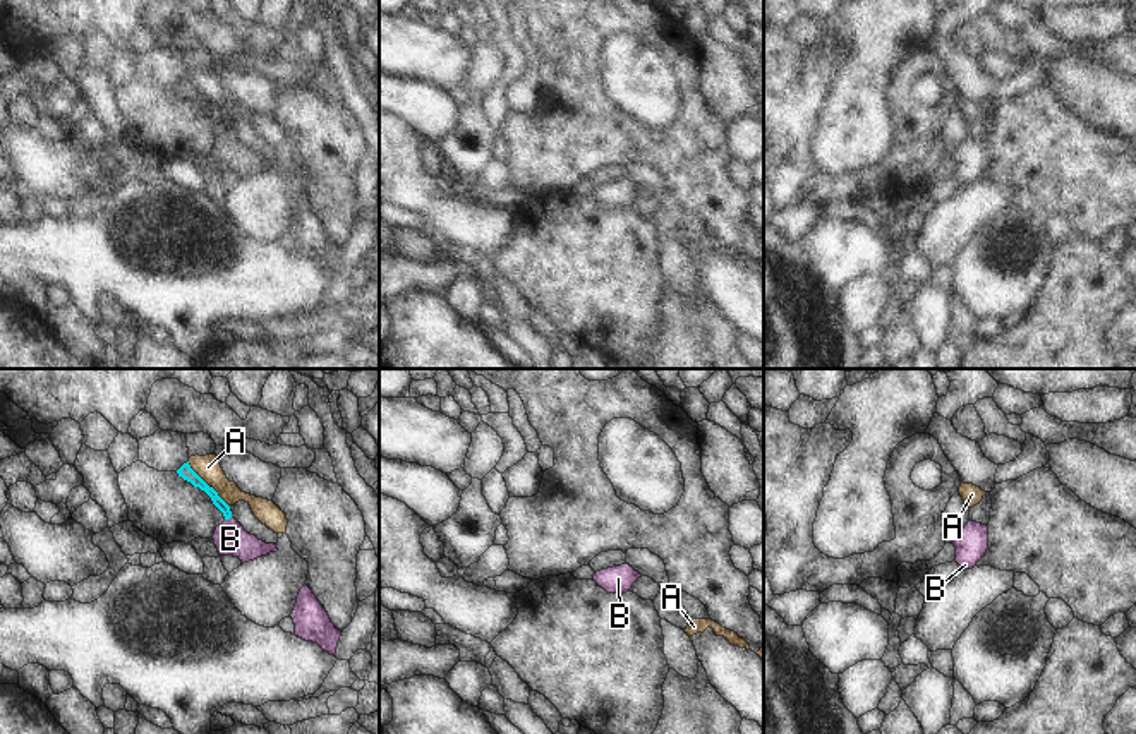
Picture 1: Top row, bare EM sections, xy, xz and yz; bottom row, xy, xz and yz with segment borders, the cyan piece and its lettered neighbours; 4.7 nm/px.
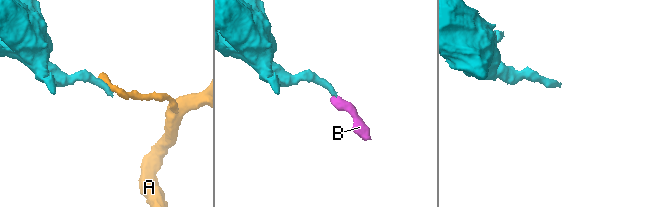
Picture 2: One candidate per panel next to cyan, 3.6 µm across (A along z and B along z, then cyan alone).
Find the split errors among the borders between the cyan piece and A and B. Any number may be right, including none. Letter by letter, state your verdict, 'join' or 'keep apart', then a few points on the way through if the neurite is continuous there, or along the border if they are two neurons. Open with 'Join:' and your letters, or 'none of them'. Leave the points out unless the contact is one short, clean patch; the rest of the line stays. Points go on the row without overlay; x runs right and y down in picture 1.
Join: B
A: keep apart; border xy (187, 78), (229, 122)
B: join; way xy (193, 93), (217, 115), (227, 134), (230, 155)

